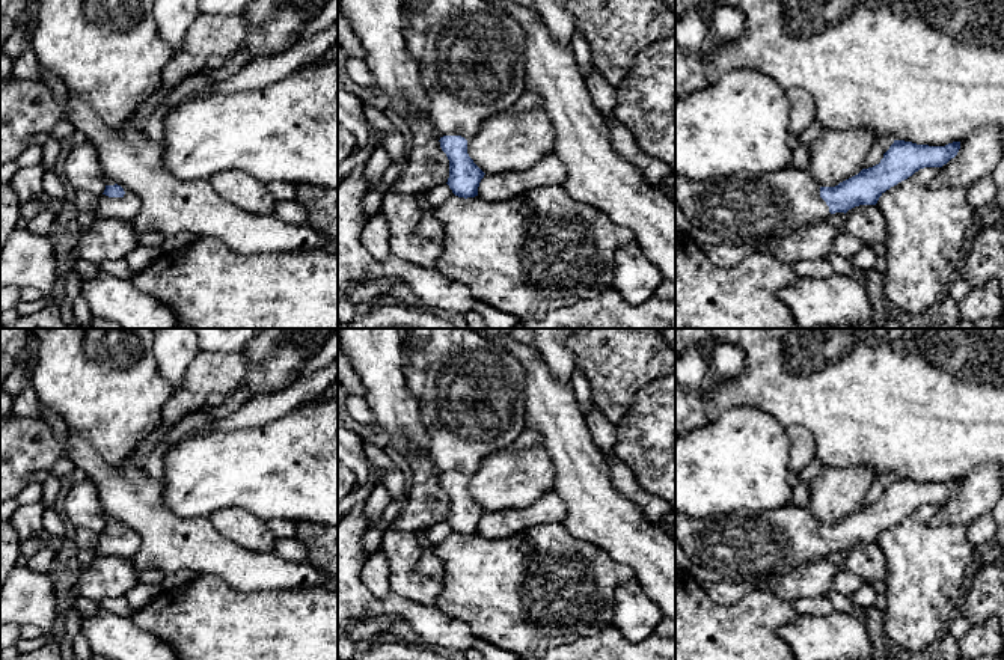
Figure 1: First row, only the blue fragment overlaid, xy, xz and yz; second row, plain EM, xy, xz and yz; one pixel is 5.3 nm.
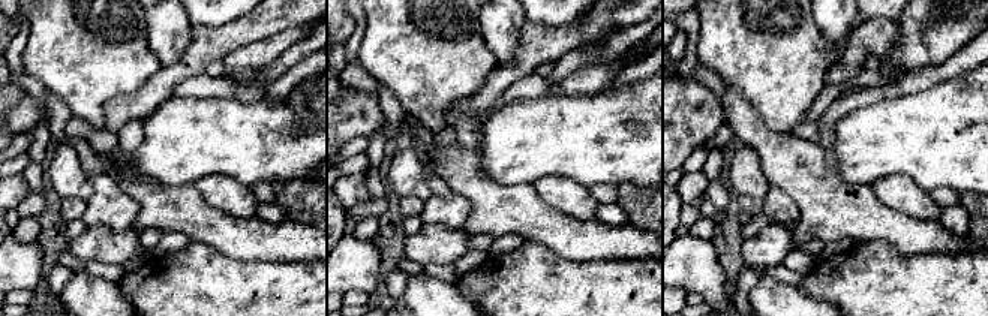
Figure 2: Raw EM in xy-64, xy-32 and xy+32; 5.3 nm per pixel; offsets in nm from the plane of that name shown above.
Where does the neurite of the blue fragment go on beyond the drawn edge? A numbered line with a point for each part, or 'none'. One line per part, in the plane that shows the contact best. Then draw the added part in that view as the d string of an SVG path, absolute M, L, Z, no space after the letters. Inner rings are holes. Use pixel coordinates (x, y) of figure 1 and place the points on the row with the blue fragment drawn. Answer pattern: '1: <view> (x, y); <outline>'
1: xy (125, 208); M125 188L124 191L125 194L122 197L99 196L99 203L95 212L101 218L116 218L119 222L133 223L140 212L142 202L131 191Z

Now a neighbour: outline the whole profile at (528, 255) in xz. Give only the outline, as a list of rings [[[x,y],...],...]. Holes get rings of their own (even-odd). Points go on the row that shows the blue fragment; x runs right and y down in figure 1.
[[[541,185],[502,202],[452,194],[433,212],[445,234],[434,270],[520,321],[597,298],[612,288],[617,250],[636,241],[632,229],[614,223],[597,206],[574,200],[562,185]]]

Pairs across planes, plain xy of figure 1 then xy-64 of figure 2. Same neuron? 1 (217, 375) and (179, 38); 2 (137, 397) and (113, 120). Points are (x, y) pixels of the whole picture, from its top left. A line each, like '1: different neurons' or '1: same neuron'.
1: different neurons
2: different neurons

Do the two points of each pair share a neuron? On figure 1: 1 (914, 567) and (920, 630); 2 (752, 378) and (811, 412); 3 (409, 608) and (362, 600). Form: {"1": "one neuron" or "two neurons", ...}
{"1": "one neuron", "2": "one neuron", "3": "one neuron"}

